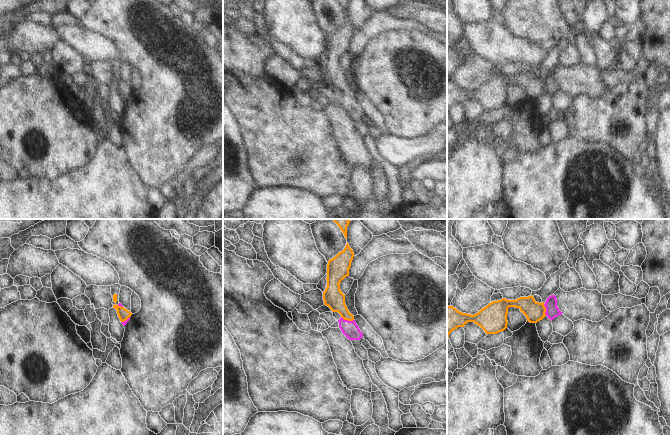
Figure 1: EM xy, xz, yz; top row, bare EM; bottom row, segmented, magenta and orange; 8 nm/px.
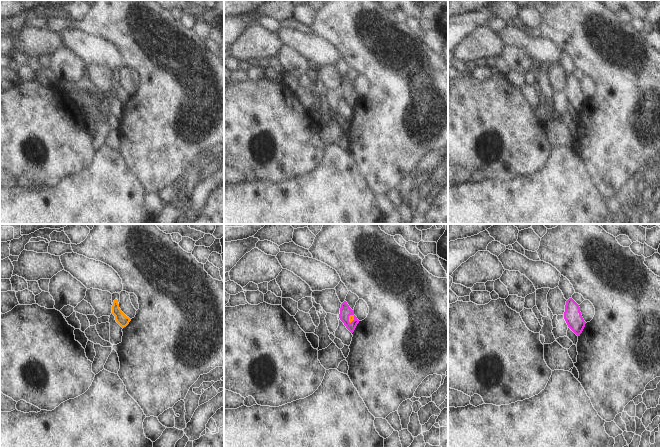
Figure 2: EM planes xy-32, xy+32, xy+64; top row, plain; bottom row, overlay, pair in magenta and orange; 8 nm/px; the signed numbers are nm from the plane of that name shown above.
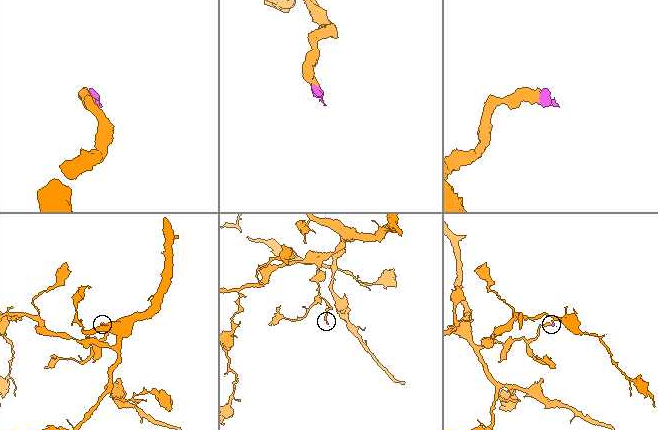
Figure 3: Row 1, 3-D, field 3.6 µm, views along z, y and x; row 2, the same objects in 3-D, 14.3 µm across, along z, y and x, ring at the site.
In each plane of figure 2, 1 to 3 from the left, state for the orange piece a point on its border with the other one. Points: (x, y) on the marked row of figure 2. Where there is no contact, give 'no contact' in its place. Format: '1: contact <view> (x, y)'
1: no contact
2: contact xy+32 (354, 319)
3: no contact

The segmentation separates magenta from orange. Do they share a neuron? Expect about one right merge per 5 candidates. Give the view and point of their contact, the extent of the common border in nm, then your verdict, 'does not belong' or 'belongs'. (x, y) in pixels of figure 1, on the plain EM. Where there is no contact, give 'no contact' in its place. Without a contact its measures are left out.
xz (347, 96) | 110 nm | belongs

